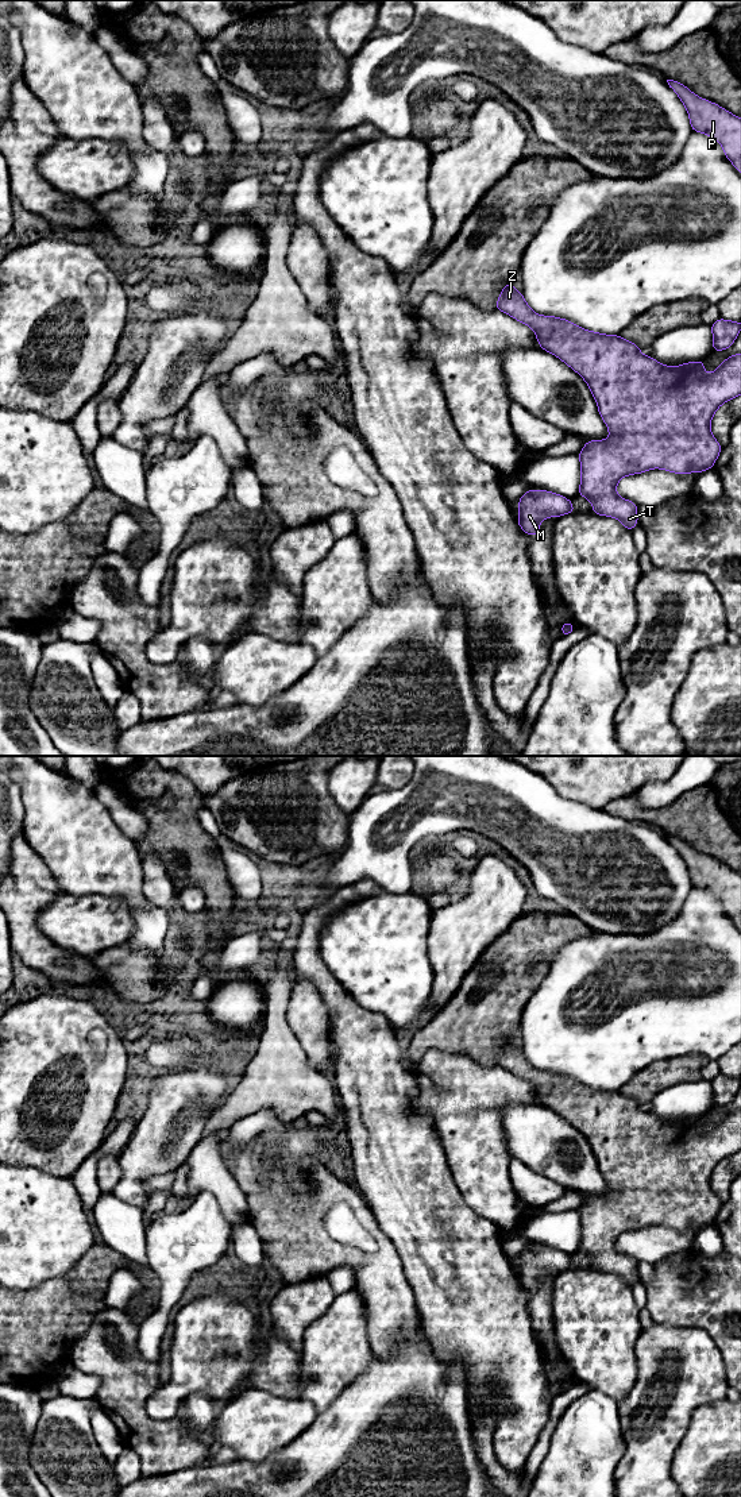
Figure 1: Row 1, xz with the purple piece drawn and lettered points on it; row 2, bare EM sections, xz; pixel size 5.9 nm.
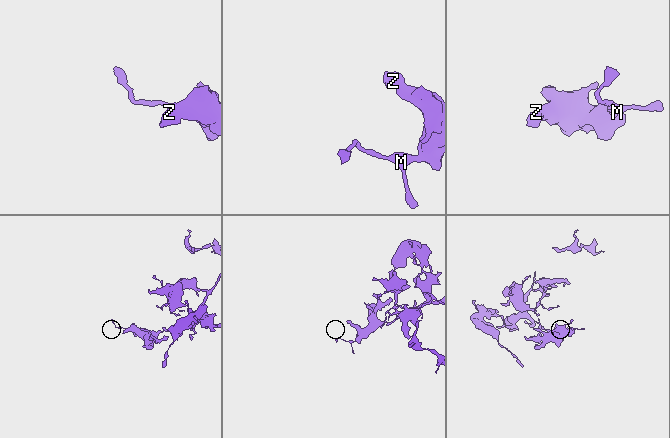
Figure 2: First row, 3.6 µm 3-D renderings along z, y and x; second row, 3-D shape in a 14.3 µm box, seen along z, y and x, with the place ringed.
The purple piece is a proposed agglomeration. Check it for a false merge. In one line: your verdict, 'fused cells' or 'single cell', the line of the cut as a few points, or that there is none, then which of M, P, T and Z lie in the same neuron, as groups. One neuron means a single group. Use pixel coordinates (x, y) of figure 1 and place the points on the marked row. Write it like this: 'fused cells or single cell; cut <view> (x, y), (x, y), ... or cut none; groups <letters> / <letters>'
single cell; cut none; groups M P T Z

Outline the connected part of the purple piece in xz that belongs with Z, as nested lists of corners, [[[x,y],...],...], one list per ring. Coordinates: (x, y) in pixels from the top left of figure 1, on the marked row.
[[[513,283],[503,286],[495,310],[505,312],[520,323],[529,325],[536,333],[540,348],[553,354],[575,370],[586,381],[597,401],[598,412],[607,425],[610,437],[586,441],[579,452],[580,487],[578,494],[593,503],[593,513],[614,517],[626,529],[632,530],[638,524],[638,506],[617,494],[615,487],[621,478],[641,474],[651,468],[663,468],[675,474],[702,472],[714,468],[714,462],[722,447],[711,435],[710,423],[715,410],[723,402],[741,394],[741,354],[723,360],[711,374],[705,373],[705,359],[676,367],[664,366],[653,358],[642,355],[640,347],[620,335],[602,335],[583,329],[560,317],[534,313],[525,302],[522,292],[517,292]]]

